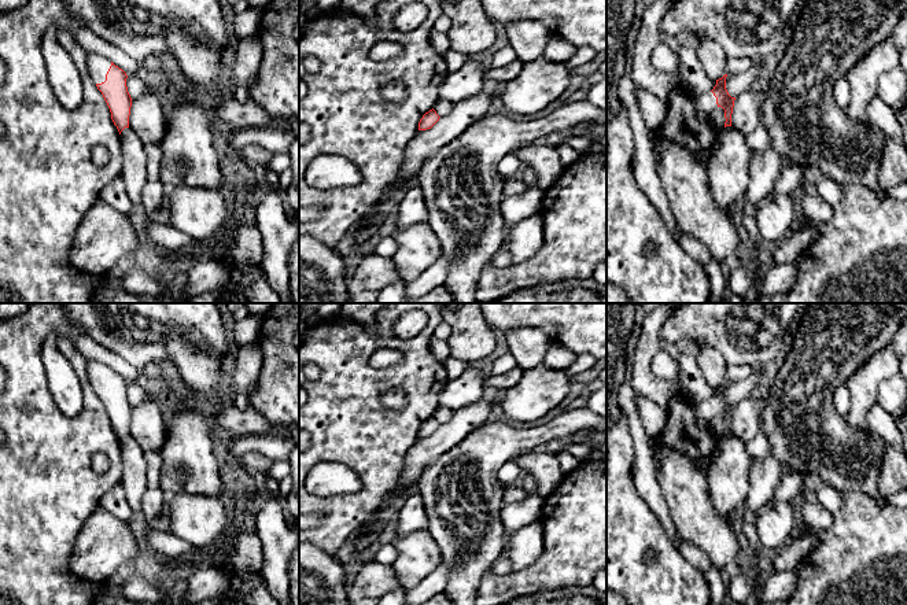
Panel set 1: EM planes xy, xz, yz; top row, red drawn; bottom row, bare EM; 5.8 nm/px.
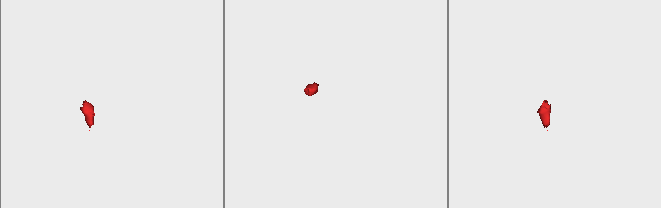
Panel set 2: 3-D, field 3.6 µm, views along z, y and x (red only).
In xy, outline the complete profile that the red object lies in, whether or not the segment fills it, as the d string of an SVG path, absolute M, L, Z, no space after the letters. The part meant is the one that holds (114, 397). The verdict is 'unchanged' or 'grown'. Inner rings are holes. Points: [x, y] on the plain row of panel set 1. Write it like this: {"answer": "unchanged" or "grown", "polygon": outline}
{"answer": "grown", "polygon": "M88 361L88 376L92 388L102 399L114 432L119 442L125 435L129 435L129 423L132 405L126 394L126 380L110 369L107 365L97 361Z"}

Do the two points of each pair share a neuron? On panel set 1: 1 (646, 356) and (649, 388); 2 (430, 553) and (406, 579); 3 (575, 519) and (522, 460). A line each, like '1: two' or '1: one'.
1: one
2: one
3: two

